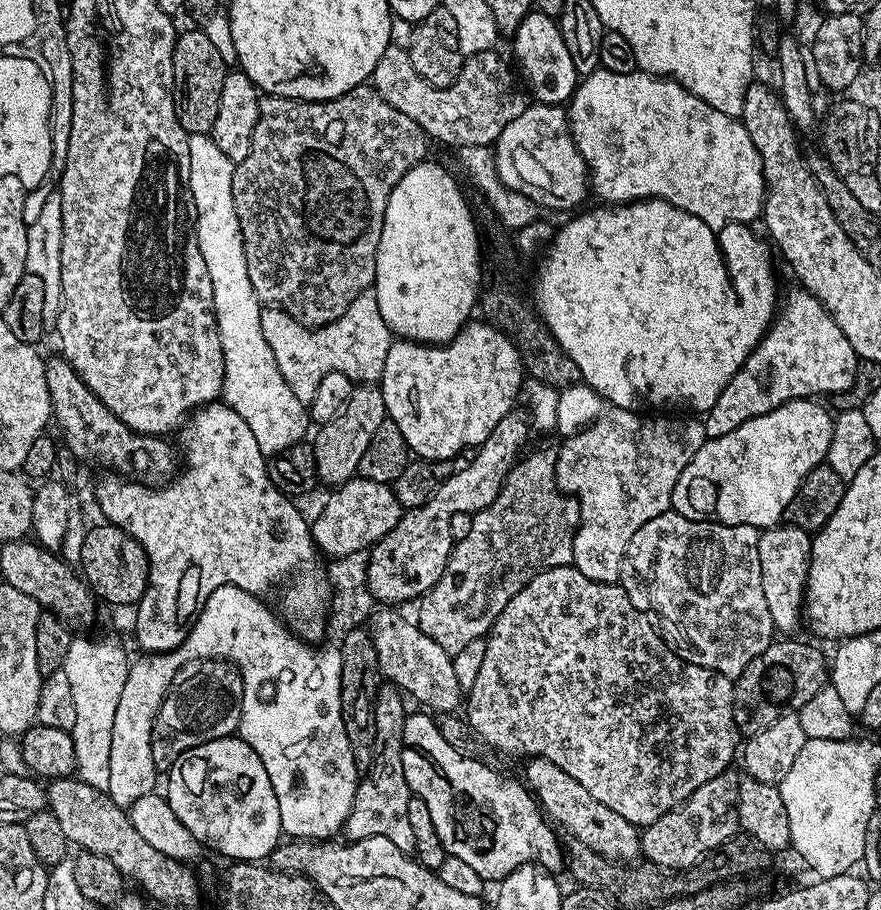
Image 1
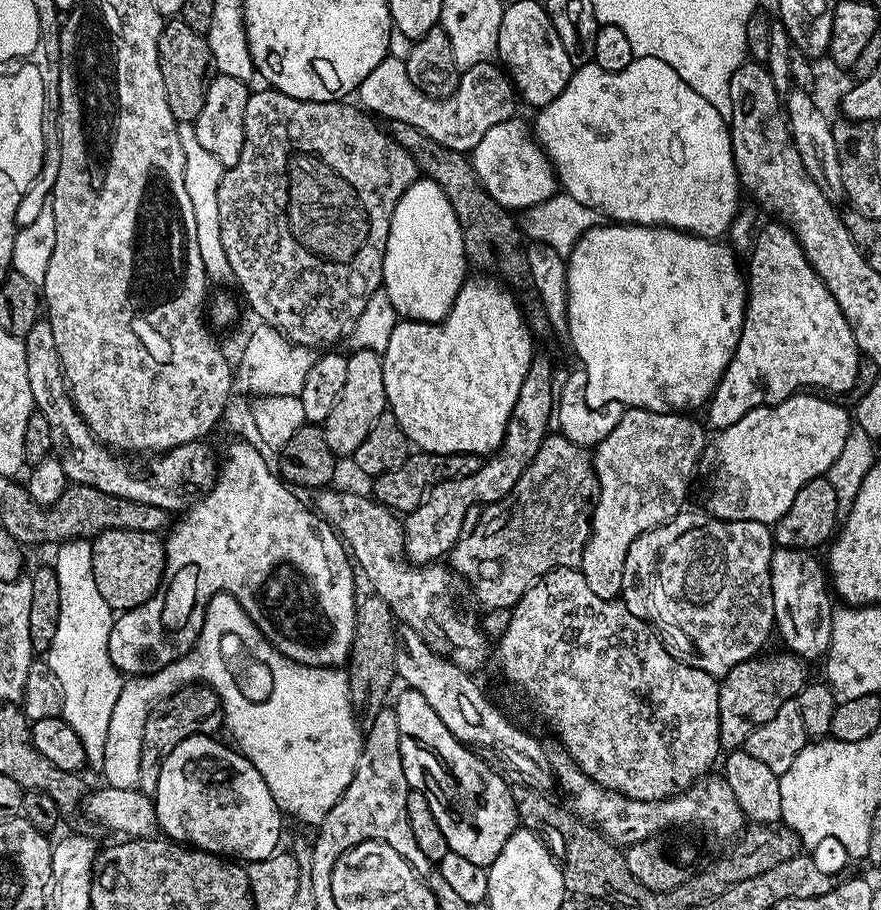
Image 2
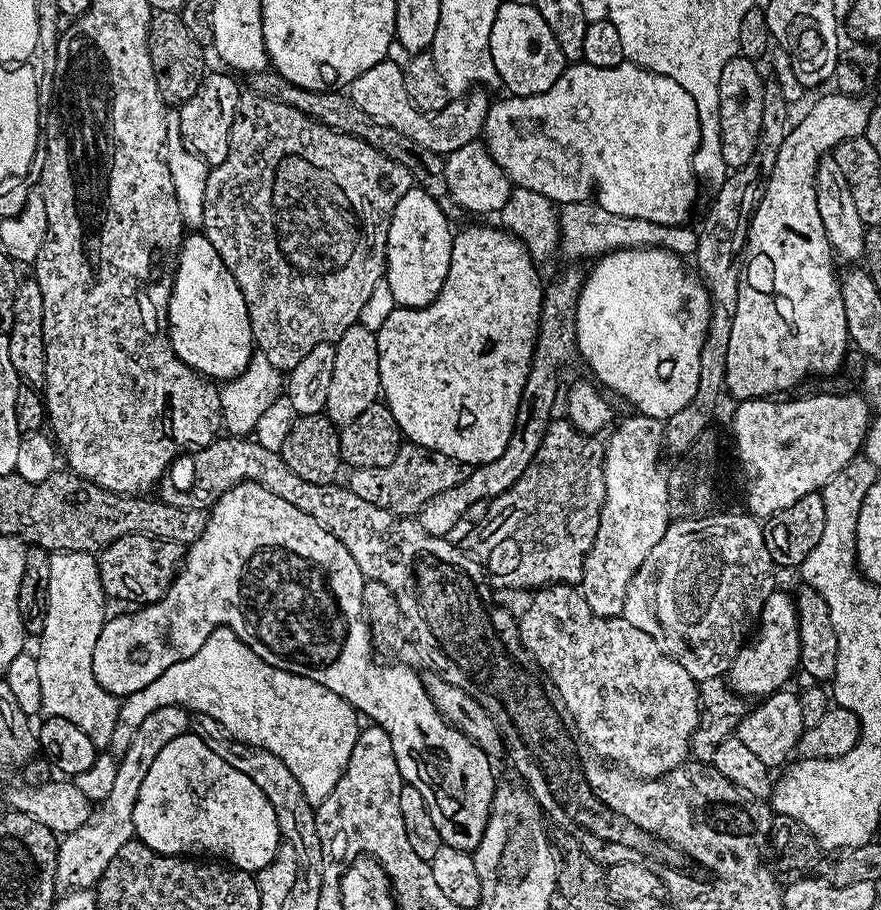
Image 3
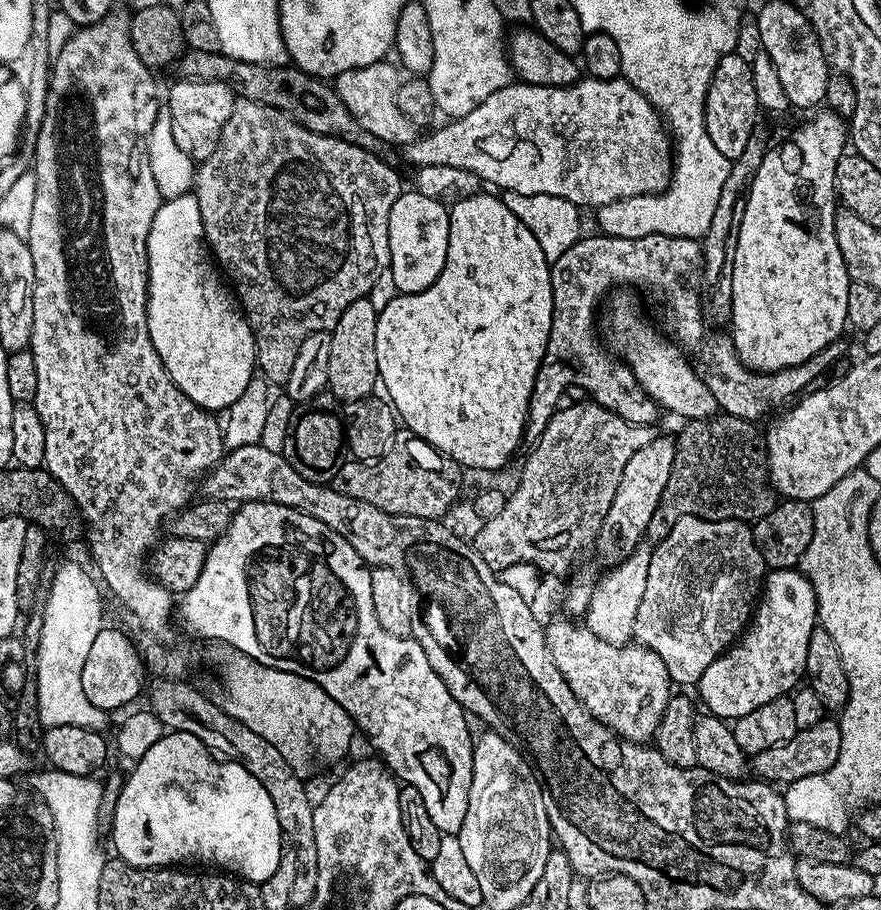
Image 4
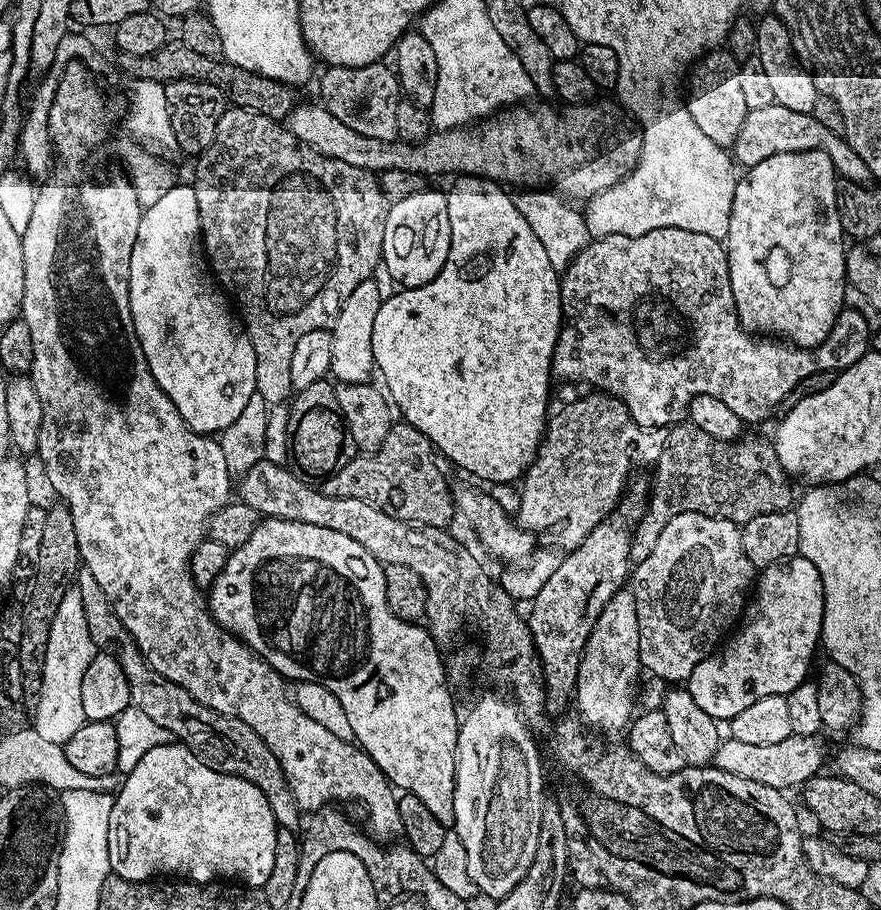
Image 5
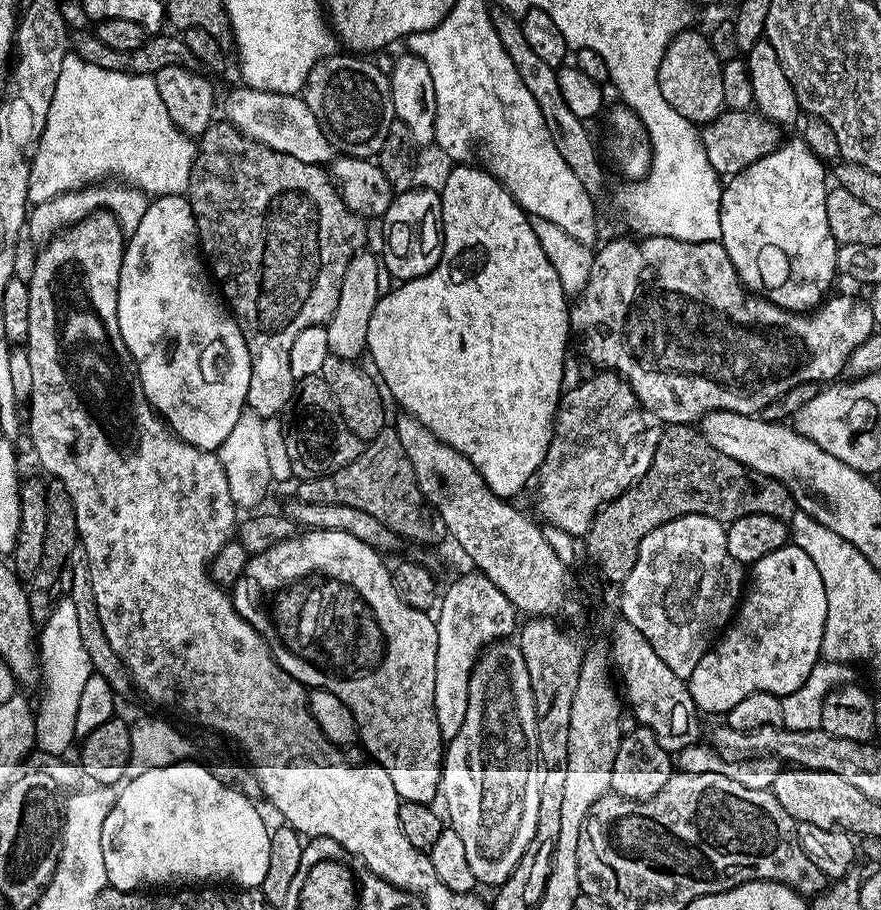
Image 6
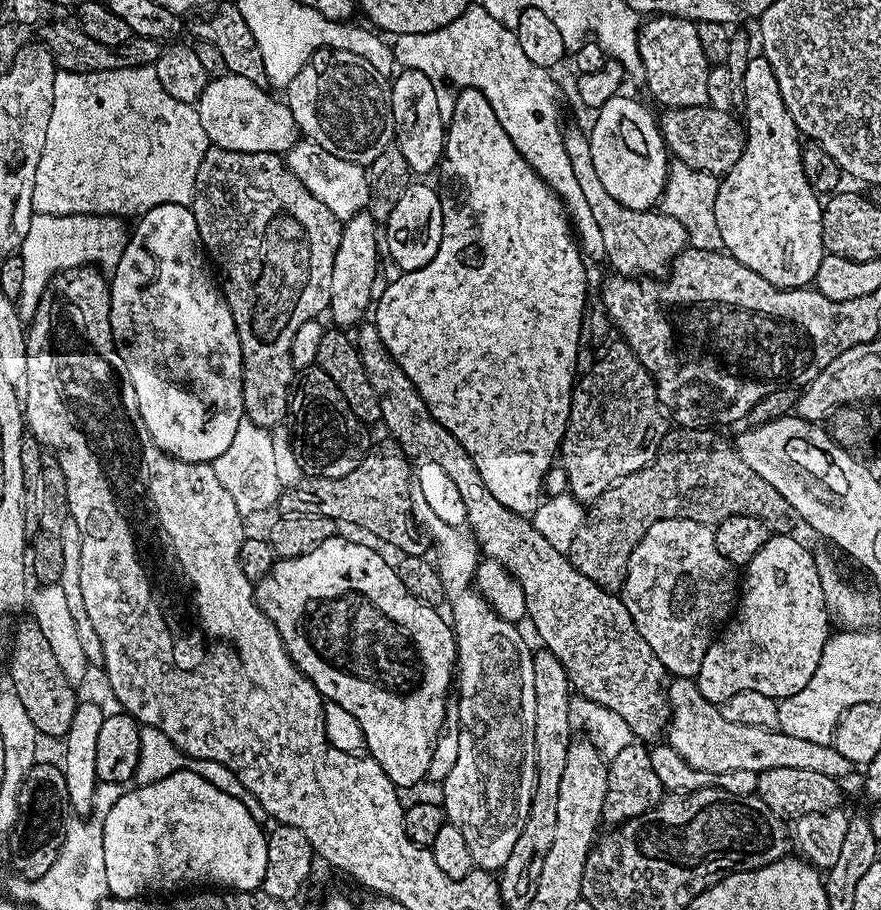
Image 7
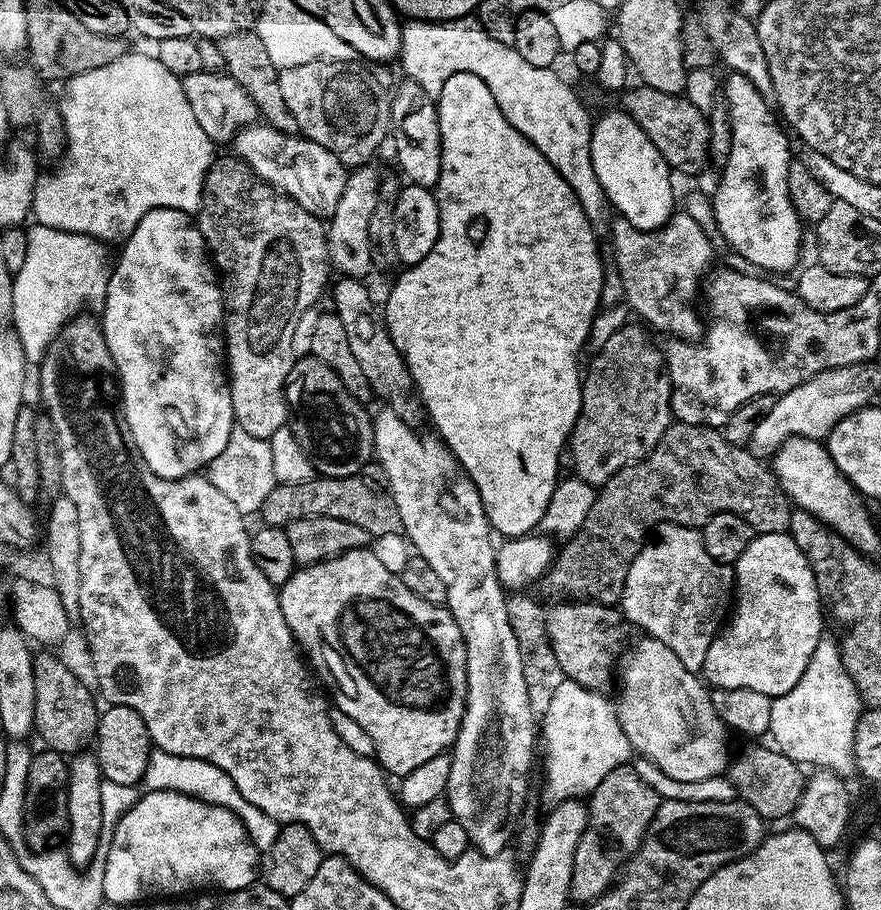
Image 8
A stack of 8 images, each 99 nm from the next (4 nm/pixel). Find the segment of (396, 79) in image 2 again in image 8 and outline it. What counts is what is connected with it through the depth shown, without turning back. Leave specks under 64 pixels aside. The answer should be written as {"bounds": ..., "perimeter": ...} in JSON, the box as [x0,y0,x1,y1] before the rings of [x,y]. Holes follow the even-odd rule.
{"bounds":[279,60,390,166],"perimeter":[[[315,60],[302,66],[283,69],[279,73],[283,101],[287,109],[294,114],[294,119],[300,127],[299,135],[307,140],[318,142],[334,158],[338,158],[346,166],[367,164],[372,155],[383,146],[384,140],[390,136],[390,104],[387,99],[380,97],[372,76],[364,68],[359,68],[356,62],[346,60]]]}

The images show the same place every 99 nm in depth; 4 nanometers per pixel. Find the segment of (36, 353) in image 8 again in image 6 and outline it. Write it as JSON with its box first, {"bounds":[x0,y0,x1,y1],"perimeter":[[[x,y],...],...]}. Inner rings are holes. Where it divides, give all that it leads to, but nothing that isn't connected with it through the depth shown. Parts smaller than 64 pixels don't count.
{"bounds":[26,186,150,242],"perimeter":[[[85,186],[78,192],[67,192],[50,202],[31,205],[26,221],[26,236],[39,242],[47,242],[58,232],[64,231],[70,224],[85,220],[97,210],[107,210],[115,216],[120,228],[126,234],[138,230],[138,222],[142,222],[142,214],[148,209],[150,200],[139,188],[119,186],[120,188],[100,188],[104,186]]]}

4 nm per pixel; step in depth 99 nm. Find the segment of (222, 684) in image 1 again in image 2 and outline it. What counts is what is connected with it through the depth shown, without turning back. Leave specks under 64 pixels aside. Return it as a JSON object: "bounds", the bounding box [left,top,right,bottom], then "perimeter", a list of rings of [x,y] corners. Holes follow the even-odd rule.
{"bounds":[138,682,224,790],"perimeter":[[[203,682],[186,684],[173,696],[153,708],[146,718],[146,726],[138,747],[138,759],[142,762],[139,787],[144,790],[155,790],[158,786],[160,763],[178,746],[191,736],[207,736],[221,731],[224,722],[224,710],[220,706],[220,696]]]}

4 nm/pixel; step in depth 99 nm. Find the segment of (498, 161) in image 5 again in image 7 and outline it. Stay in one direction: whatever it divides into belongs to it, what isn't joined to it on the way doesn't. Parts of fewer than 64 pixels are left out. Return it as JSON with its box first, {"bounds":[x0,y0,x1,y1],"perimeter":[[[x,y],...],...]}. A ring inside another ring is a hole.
{"bounds":[194,75,298,154],"perimeter":[[[226,75],[209,79],[206,90],[202,90],[194,105],[198,118],[202,118],[202,130],[206,130],[209,145],[239,152],[287,154],[298,143],[298,129],[287,103],[283,99],[275,100],[271,94],[273,95],[267,87],[260,87],[247,78]]]}

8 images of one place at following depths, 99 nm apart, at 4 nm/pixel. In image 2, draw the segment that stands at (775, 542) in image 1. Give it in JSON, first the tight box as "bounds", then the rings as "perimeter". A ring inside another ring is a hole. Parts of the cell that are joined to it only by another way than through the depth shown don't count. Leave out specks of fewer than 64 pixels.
{"bounds":[770,547,833,662],"perimeter":[[[773,547],[770,558],[770,586],[774,606],[775,635],[785,649],[805,662],[827,657],[832,646],[833,593],[823,563],[815,560],[811,551],[803,548]]]}

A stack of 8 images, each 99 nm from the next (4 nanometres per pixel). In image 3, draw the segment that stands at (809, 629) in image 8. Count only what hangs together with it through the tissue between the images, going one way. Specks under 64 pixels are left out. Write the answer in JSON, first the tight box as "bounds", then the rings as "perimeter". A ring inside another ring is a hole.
{"bounds":[726,590,800,698],"perimeter":[[[773,590],[770,598],[760,611],[758,627],[750,642],[745,643],[726,673],[727,683],[740,698],[763,698],[779,692],[784,684],[800,668],[800,635],[798,634],[798,614],[791,595]]]}

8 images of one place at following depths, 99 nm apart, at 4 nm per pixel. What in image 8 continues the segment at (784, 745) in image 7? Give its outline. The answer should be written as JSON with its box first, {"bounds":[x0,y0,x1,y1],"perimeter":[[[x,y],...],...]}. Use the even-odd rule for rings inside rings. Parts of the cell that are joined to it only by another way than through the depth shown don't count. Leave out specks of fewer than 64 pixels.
{"bounds":[616,637,732,782],"perimeter":[[[639,637],[639,641],[618,660],[618,684],[616,714],[623,733],[633,751],[643,759],[654,762],[664,774],[678,782],[698,782],[699,779],[723,775],[729,767],[732,753],[728,744],[729,729],[720,718],[709,687],[695,672],[686,669],[678,656],[665,643],[652,637]]]}

